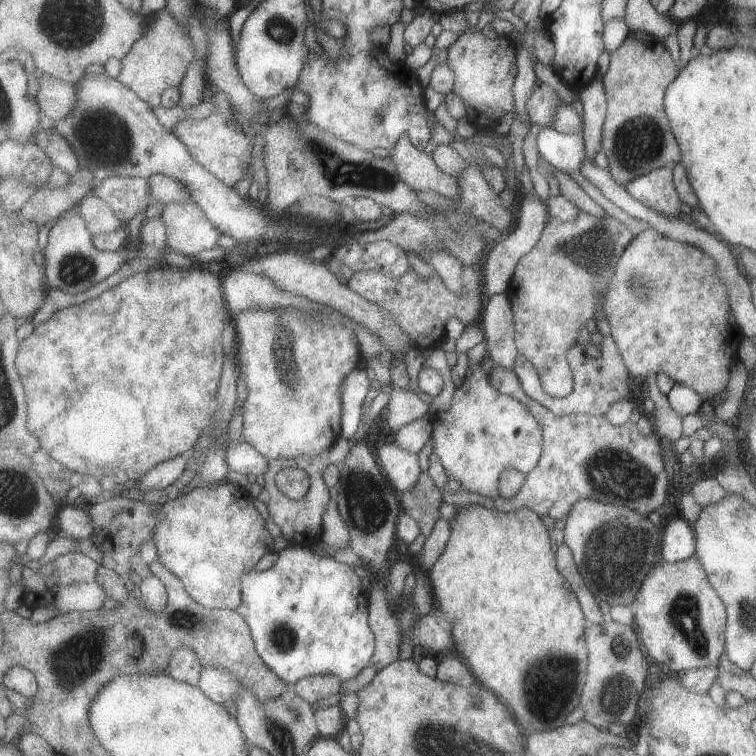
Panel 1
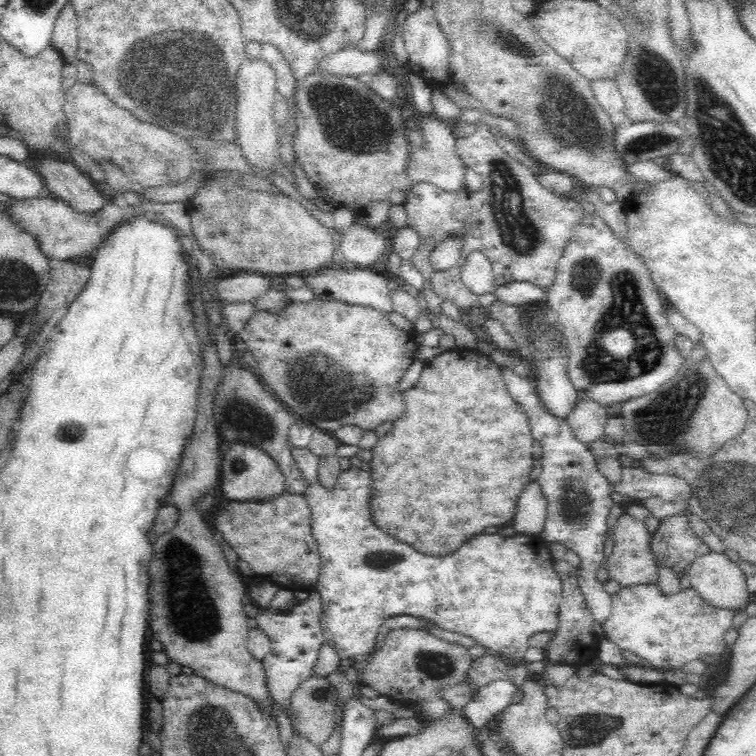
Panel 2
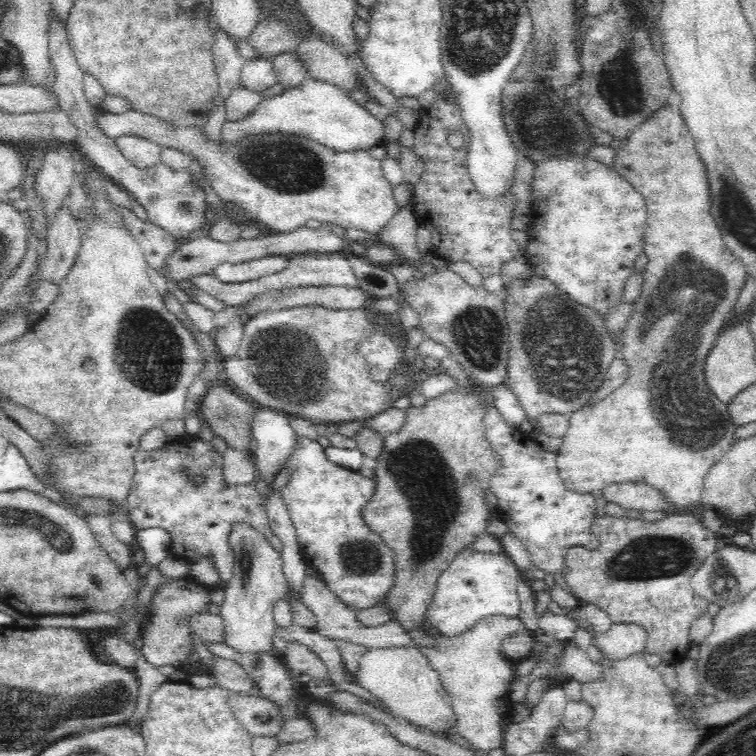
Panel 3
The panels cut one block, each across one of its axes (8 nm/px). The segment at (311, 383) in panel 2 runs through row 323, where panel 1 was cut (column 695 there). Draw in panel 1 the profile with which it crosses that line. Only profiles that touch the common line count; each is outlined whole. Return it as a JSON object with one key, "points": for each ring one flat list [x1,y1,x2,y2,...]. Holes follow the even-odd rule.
{"points":[[643,228,615,266,615,274,609,280,607,292,603,292,603,312,611,324,611,338,621,354,625,368,633,376,647,378,651,372,665,372,675,384,693,388,703,402,721,394,727,388,729,368,739,362,739,344,745,338,743,330,735,322,735,314,729,306,729,296,723,282,717,276,715,260,701,248,681,244,661,236,653,228]]}

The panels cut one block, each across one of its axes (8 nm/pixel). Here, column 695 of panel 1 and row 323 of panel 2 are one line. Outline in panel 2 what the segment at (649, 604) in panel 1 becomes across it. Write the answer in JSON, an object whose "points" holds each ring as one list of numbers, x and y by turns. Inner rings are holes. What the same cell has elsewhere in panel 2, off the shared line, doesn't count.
{"points":[[584,214,582,222,576,226,574,236,570,238,560,258,556,282,548,290,548,306,558,312,558,328,568,340,570,362,566,368,580,402,596,402,598,406,614,410,620,402,658,390,670,382,686,364,688,358,678,352,676,332,670,328,666,316,668,304,660,290,652,284,648,268,642,264,642,258,630,248,628,242,622,242,612,234,612,230,598,214]]}

